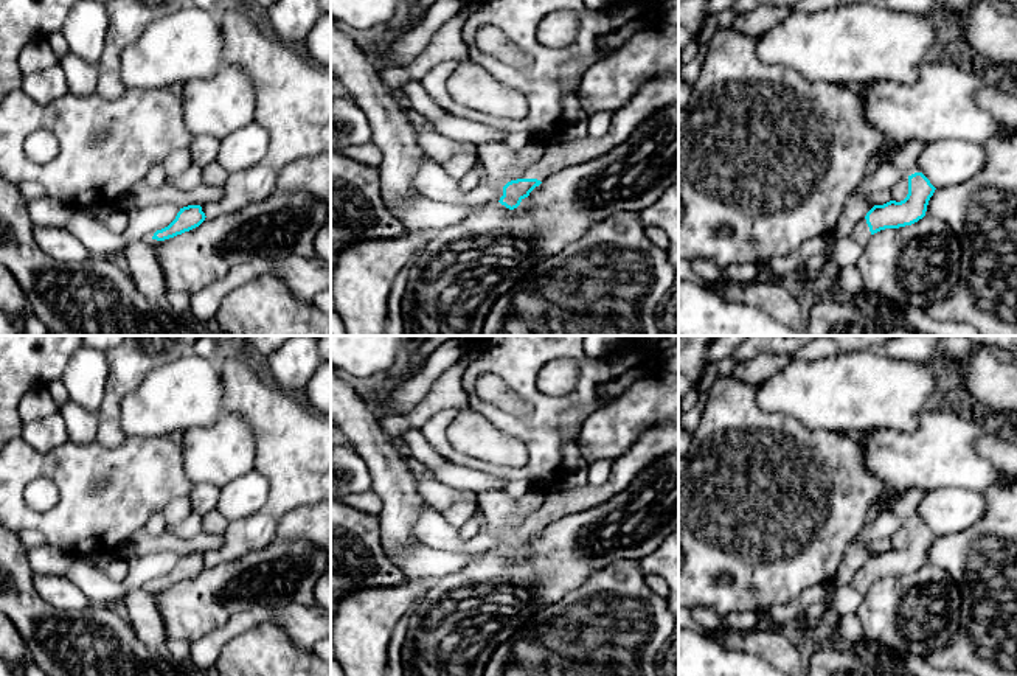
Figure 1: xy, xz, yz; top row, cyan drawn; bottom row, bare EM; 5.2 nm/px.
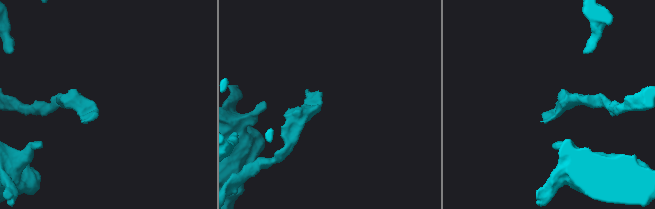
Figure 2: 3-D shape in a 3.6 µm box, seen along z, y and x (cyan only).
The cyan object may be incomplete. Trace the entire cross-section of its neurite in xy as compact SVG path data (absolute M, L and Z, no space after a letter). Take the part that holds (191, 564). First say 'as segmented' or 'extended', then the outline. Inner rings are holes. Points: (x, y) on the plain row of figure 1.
as segmented | M188 553L180 556L175 567L165 577L157 578L152 584L152 587L165 589L169 586L174 586L177 583L182 583L185 580L189 580L196 575L199 575L205 569L205 561L202 559L200 553Z

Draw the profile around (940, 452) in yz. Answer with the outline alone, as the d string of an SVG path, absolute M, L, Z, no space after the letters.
M928 409L911 430L874 429L859 440L866 469L893 491L963 488L983 493L1003 480L975 451L975 441L992 430L987 420L972 421Z

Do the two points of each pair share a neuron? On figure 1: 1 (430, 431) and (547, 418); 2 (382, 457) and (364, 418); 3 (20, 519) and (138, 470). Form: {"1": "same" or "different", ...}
{"1": "same", "2": "same", "3": "same"}

